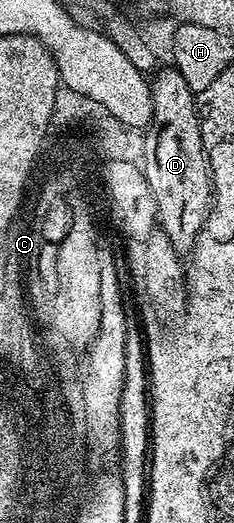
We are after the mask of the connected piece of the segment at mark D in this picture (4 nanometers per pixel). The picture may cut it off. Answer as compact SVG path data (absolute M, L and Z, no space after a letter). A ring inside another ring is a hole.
M161 69L154 74L156 77L150 78L153 115L146 134L141 168L149 183L149 191L153 191L158 228L169 235L169 243L173 243L180 255L187 255L194 250L199 232L211 214L211 171L207 152L203 150L197 95L189 83L185 83L179 69Z

